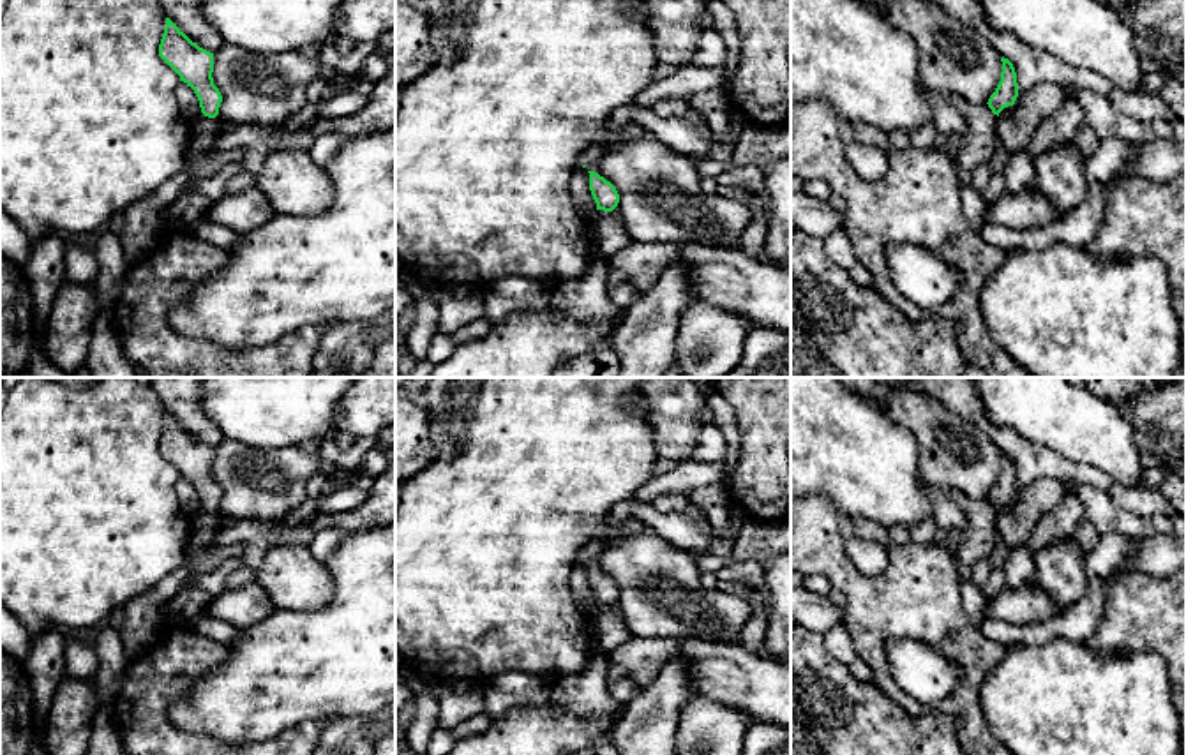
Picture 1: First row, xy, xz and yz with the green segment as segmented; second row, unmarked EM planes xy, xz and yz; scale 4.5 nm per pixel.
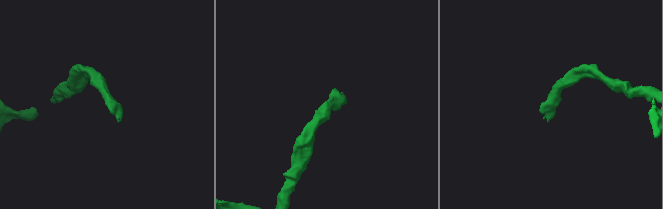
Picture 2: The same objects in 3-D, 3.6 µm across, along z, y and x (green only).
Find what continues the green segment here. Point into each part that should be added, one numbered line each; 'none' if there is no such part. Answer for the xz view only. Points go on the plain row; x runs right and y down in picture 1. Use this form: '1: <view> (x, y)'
1: xz (590, 553)

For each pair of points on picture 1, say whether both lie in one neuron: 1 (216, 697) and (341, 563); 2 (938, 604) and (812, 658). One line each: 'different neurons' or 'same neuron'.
1: same neuron
2: different neurons

